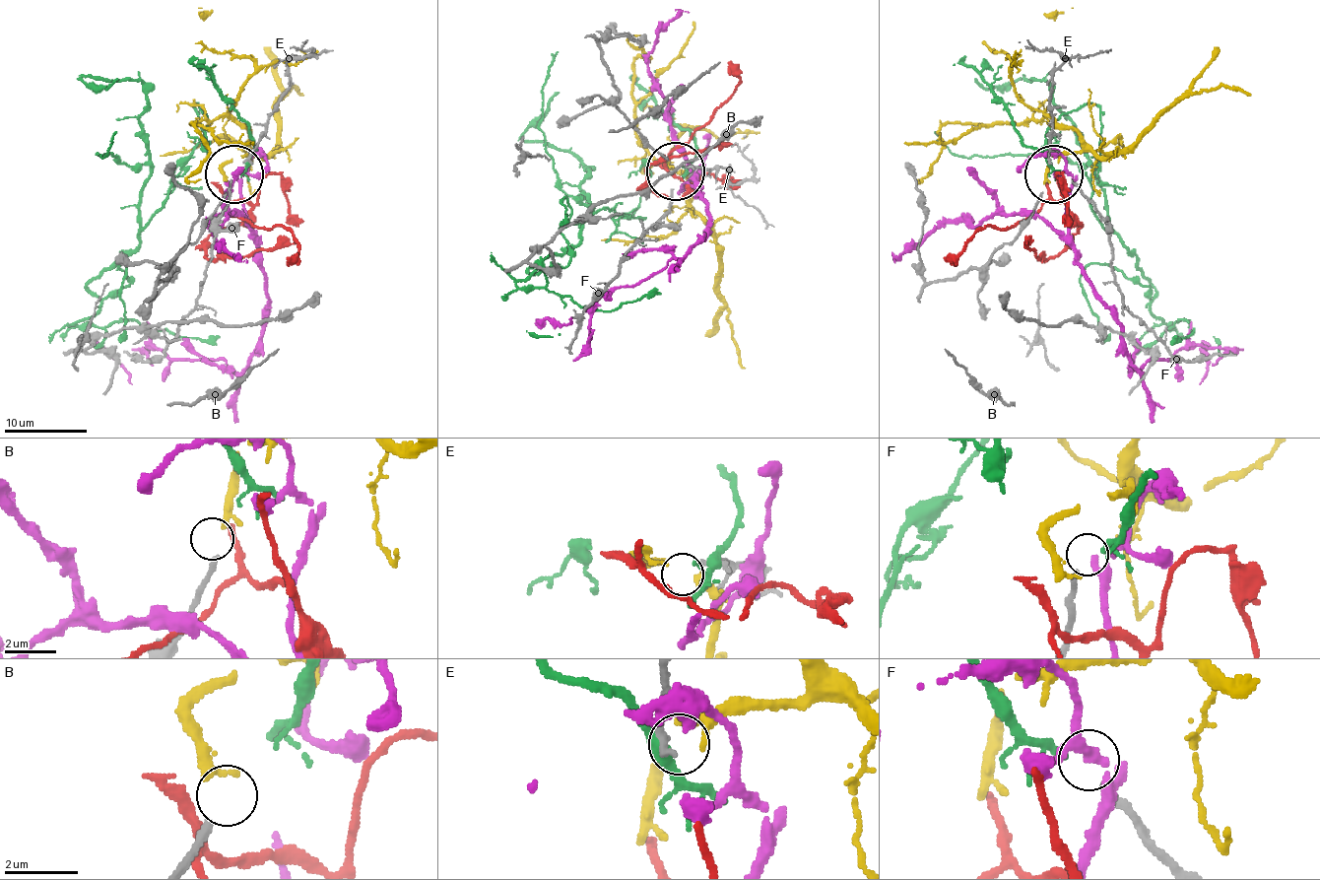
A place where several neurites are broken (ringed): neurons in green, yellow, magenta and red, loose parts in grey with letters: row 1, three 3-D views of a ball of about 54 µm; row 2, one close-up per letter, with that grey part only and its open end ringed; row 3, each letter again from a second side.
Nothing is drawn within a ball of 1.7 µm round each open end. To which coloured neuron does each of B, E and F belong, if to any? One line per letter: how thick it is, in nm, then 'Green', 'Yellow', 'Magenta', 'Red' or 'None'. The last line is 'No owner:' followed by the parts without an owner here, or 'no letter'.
B: Thickness 220 nm. None
E: Thickness 160 nm. None
F: Thickness 220 nm. Green
No owner: B, E

